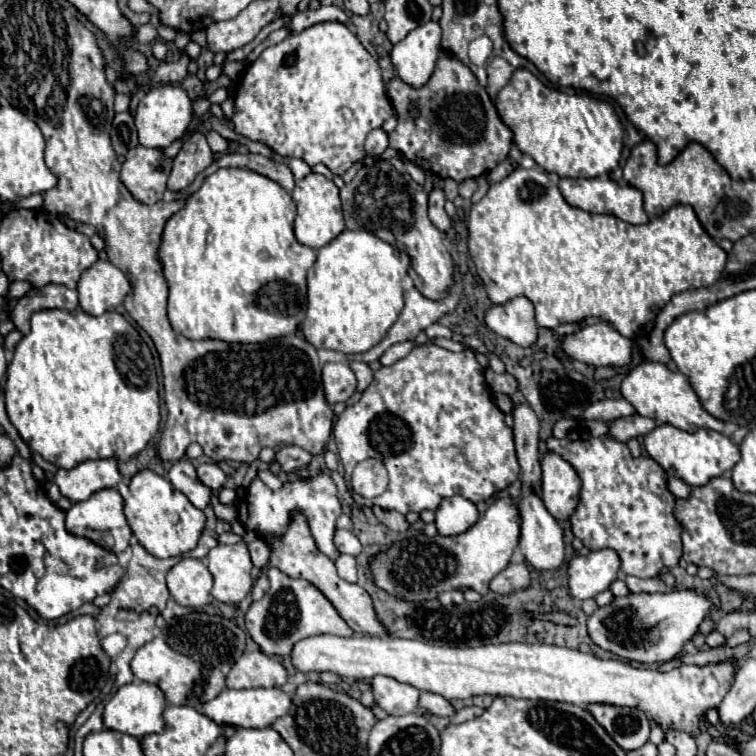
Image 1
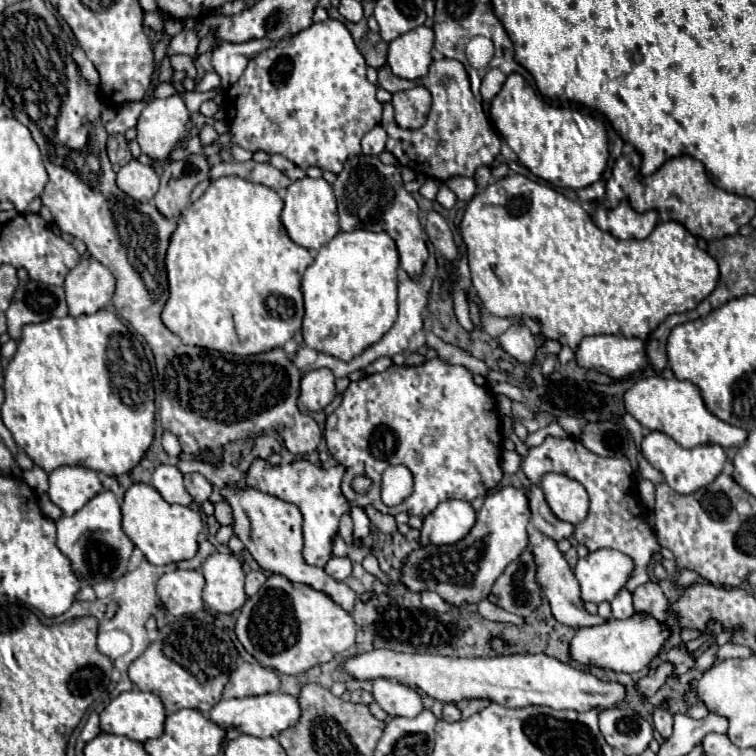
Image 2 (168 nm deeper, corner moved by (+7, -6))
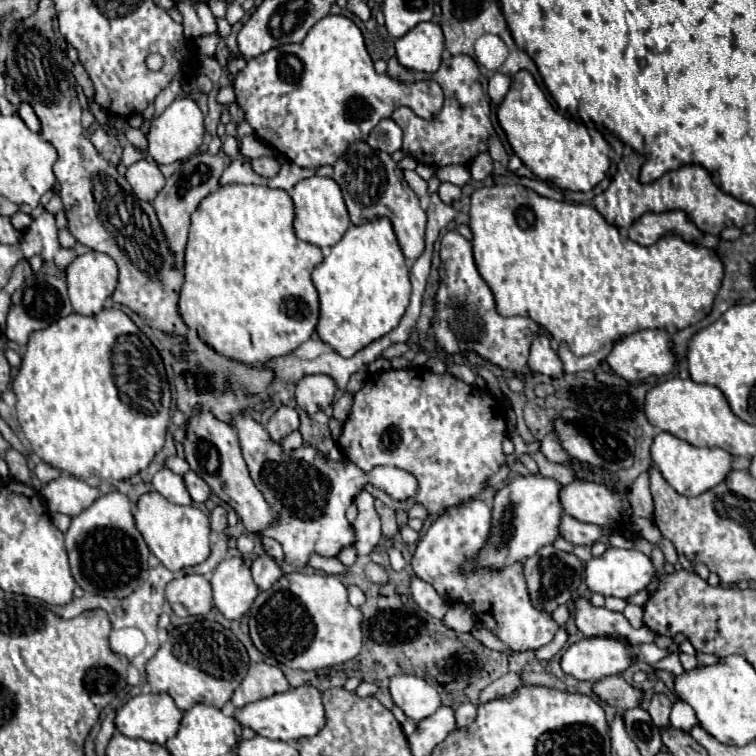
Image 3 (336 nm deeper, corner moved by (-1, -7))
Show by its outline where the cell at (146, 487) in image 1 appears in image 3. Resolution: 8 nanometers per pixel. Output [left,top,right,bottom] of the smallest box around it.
[136,492,210,572]

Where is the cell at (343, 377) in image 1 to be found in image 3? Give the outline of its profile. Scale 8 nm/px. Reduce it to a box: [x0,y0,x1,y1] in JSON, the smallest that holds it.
[296,374,336,414]

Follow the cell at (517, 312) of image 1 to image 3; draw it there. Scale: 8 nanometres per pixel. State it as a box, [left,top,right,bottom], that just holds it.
[528,334,564,378]

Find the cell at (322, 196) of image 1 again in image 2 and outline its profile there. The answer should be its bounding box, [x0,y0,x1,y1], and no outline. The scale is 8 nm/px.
[282,179,338,251]

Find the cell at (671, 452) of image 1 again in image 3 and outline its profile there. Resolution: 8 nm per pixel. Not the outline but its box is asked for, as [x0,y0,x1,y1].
[650,432,732,496]

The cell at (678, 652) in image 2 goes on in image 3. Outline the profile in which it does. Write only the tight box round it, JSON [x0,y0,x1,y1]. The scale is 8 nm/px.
[648,694,672,728]

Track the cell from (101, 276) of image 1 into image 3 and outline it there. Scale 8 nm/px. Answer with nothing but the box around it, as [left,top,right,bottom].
[66,250,118,316]

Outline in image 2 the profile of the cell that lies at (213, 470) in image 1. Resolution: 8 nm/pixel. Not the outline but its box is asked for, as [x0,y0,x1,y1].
[184,473,212,503]

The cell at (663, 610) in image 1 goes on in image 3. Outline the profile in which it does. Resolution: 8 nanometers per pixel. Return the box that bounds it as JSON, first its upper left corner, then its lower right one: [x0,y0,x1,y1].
[560,638,630,682]

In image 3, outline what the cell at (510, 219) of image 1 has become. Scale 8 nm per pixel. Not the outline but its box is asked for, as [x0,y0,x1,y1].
[468,184,724,372]

